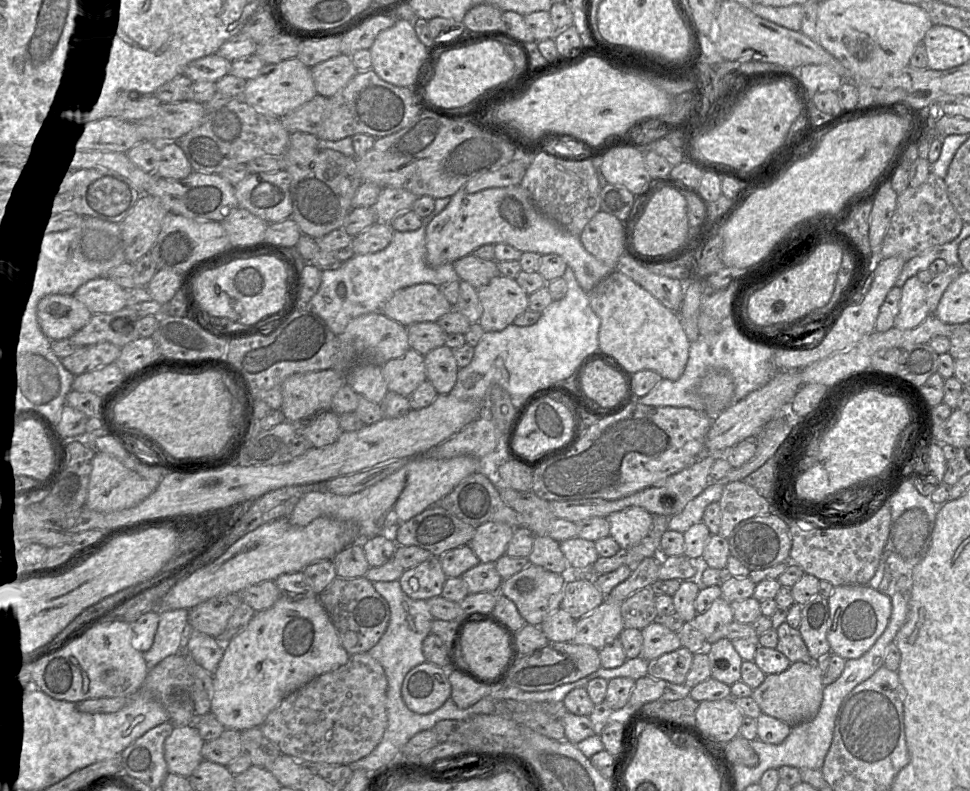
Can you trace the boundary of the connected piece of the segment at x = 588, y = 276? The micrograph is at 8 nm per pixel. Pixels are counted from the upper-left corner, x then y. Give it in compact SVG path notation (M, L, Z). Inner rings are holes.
M520 184L488 188L476 193L466 193L463 187L457 191L448 205L426 227L426 263L430 267L454 263L482 245L498 243L508 244L520 252L559 255L572 269L580 287L586 292L590 292L615 270L615 267L607 266L590 254L579 236L570 234L545 217Z

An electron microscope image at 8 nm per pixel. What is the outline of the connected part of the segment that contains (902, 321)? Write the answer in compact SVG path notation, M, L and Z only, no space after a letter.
M915 275L905 282L901 290L899 313L895 318L894 327L901 330L913 329L930 315L926 303L926 284Z

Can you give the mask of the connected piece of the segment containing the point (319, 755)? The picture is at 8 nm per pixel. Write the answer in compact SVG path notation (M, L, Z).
M358 653L351 655L348 661L339 668L324 673L298 690L285 697L266 717L259 729L273 744L277 746L281 754L298 759L299 761L308 761L316 763L327 763L331 765L351 765L359 759L370 754L373 749L380 743L387 727L387 710L386 710L386 690L387 680L384 670L380 663L368 653Z

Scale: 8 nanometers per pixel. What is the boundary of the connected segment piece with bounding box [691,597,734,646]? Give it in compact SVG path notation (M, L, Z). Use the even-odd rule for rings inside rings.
M719 597L705 612L697 614L691 622L704 635L708 646L726 636L726 627L732 621L734 617L731 603Z

